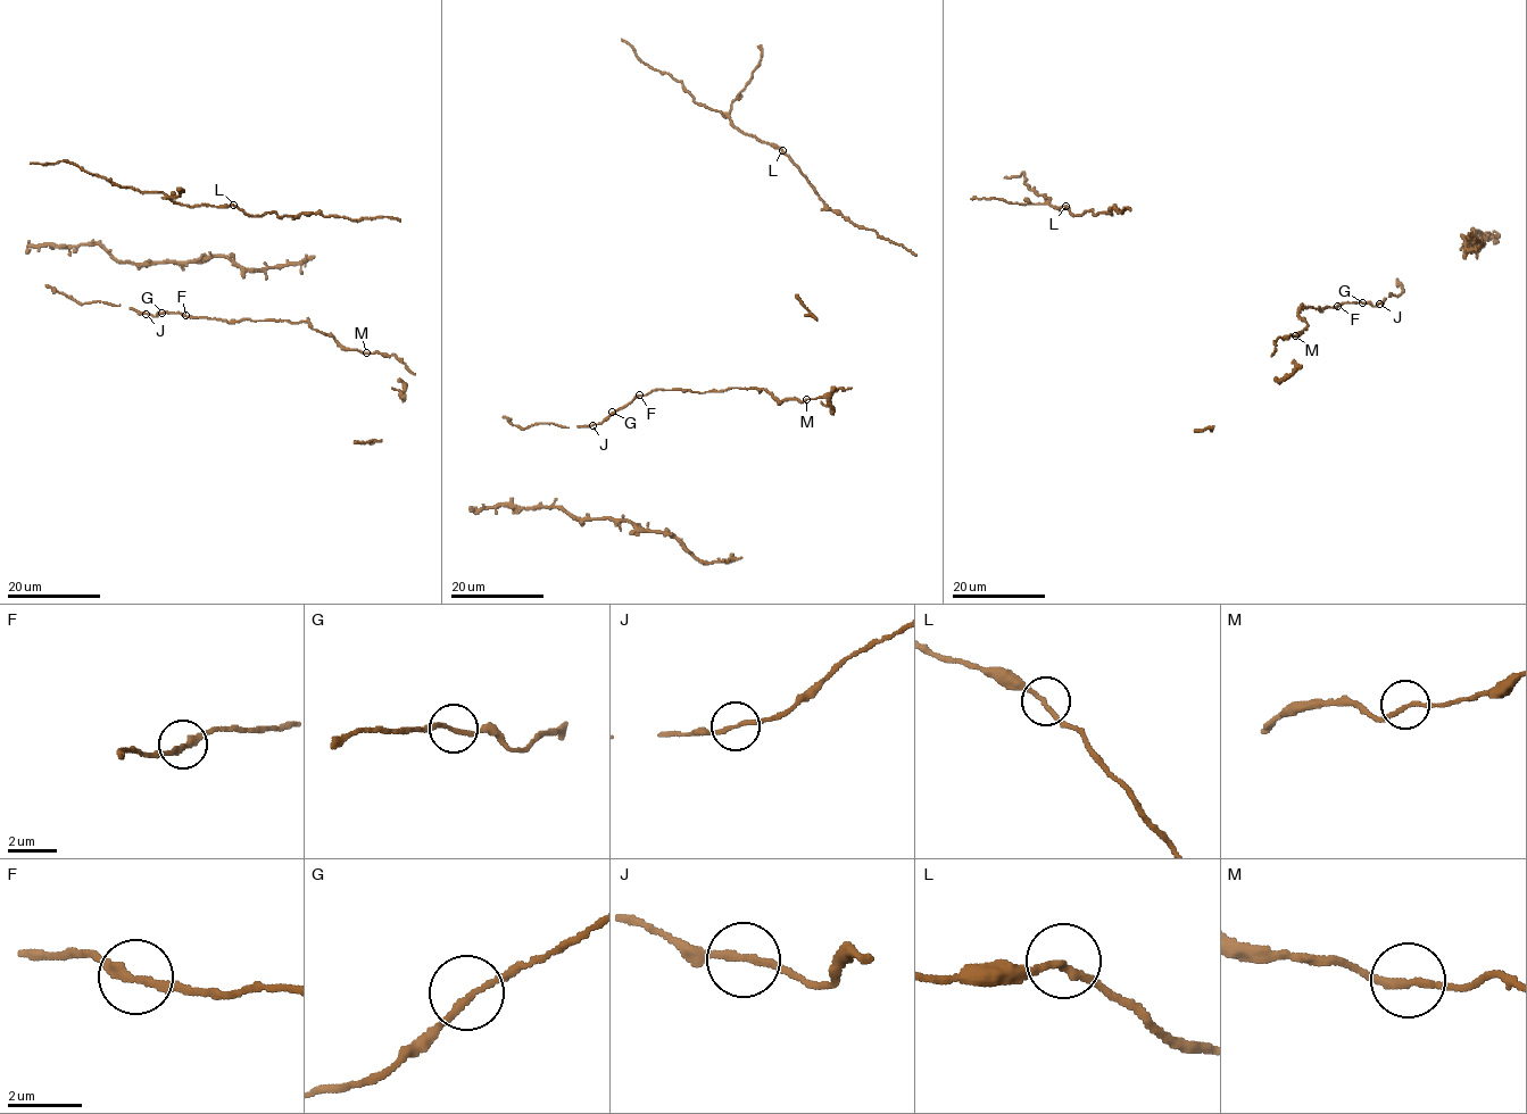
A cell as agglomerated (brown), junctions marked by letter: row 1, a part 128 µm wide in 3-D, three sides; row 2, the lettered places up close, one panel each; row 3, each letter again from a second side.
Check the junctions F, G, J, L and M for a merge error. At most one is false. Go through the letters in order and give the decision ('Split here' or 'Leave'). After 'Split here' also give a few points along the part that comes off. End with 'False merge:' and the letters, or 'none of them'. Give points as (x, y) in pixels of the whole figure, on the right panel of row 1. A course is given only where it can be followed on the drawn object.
F: Leave
G: Leave
J: Leave
L: Leave
M: Leave
False merge: none of them

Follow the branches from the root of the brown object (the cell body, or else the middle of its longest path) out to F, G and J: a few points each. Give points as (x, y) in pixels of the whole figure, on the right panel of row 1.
F: (1279, 338), (1296, 337), (1306, 326), (1297, 315), (1300, 307), (1318, 306), (1321, 310), (1338, 306)
G: (1279, 338), (1296, 337), (1306, 326), (1297, 315), (1300, 307), (1318, 306), (1321, 310), (1343, 302), (1362, 302)
J: (1279, 338), (1296, 337), (1306, 326), (1297, 315), (1300, 307), (1318, 306), (1321, 310), (1343, 302), (1380, 304)

